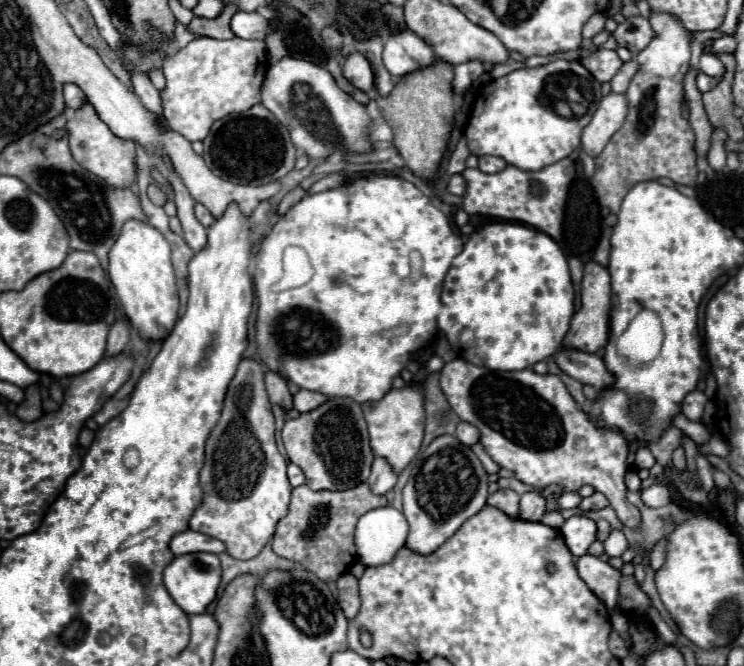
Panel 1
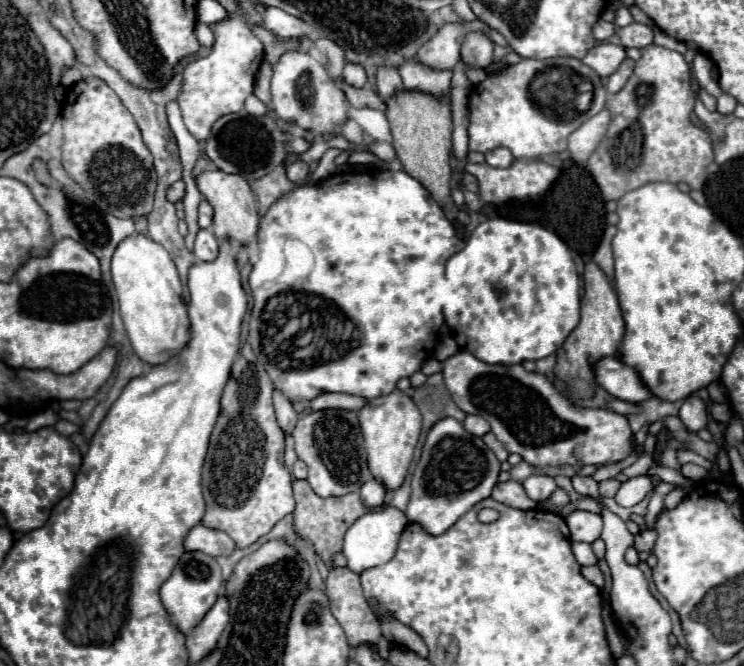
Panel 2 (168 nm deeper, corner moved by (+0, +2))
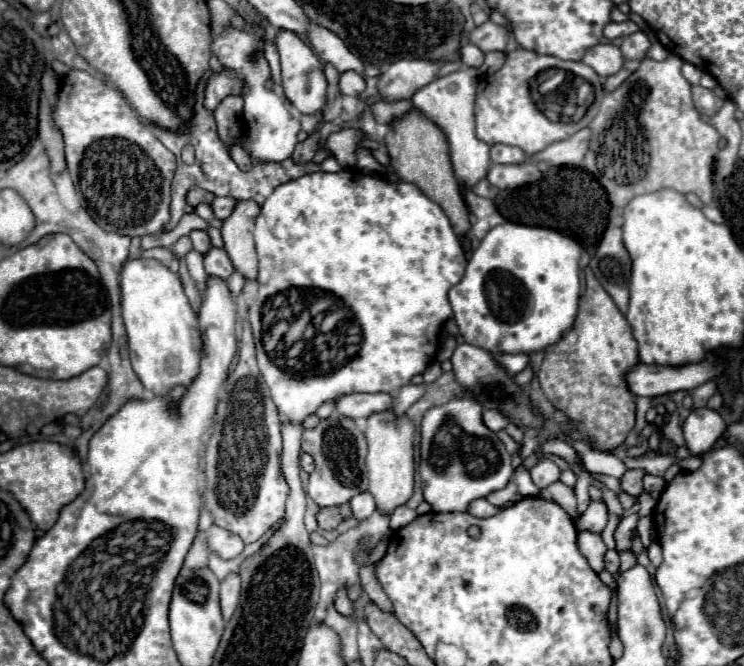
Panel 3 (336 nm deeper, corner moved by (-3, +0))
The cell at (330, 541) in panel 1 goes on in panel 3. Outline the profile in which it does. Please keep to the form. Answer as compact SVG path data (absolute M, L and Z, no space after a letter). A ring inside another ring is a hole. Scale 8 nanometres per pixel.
M349 504L319 510L319 514L317 514L317 522L319 522L321 528L331 530L331 528L335 528L335 526L337 526L343 518L347 518L347 516L349 516Z

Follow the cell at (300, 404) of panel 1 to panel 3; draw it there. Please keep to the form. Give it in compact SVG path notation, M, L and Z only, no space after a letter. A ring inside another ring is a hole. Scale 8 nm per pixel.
M379 392L379 394L347 394L337 400L337 410L353 420L367 418L375 412L385 412L393 406L393 396Z

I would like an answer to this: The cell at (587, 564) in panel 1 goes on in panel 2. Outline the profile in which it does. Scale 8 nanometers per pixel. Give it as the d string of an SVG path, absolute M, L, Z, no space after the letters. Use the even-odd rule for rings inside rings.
M572 542L572 552L574 552L574 556L576 556L576 560L578 560L580 566L594 566L594 564L598 564L598 558L594 556L590 544Z

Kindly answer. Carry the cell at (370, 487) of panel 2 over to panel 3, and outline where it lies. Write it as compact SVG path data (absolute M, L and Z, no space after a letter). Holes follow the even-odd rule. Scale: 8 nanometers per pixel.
M361 492L361 494L357 494L351 502L349 502L349 506L351 506L351 518L355 518L355 520L367 520L373 512L375 512L375 502L373 502L373 496L369 494L369 492Z

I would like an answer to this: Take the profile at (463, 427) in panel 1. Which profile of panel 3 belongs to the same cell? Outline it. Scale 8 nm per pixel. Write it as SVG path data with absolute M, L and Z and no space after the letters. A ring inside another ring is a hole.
M485 410L485 412L483 412L483 422L485 422L485 426L489 426L493 432L503 430L503 428L509 424L509 420L507 420L499 410Z

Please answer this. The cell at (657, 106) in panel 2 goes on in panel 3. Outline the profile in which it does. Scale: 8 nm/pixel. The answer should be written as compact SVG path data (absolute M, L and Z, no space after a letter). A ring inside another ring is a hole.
M675 54L663 62L641 60L639 68L603 98L599 114L589 124L591 140L583 168L605 186L615 208L625 208L635 196L663 188L693 192L703 204L713 200L713 162L721 136L695 110L691 84L681 74L681 66L683 60Z

